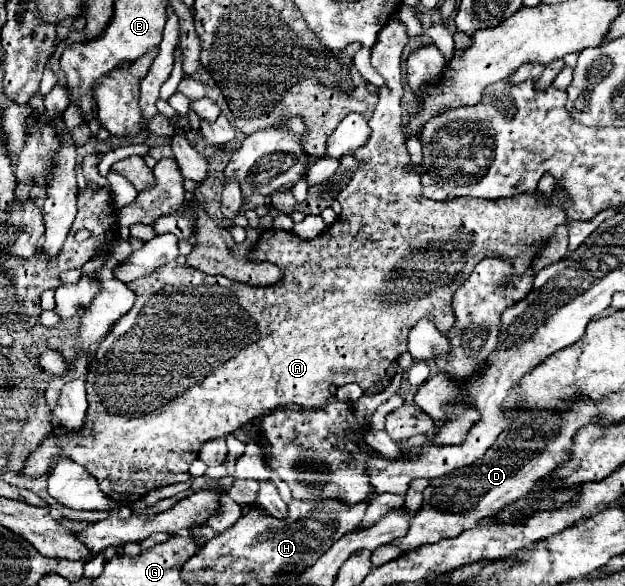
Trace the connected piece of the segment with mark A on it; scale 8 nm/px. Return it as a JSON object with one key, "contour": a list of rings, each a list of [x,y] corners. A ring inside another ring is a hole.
{"contour":[[[389,22],[383,32],[379,34],[379,44],[375,44],[375,48],[371,50],[371,64],[373,68],[385,78],[383,88],[379,90],[379,102],[377,108],[368,121],[371,126],[371,136],[367,140],[365,146],[357,148],[355,158],[361,162],[359,172],[355,172],[355,176],[351,178],[351,182],[347,184],[347,188],[343,192],[337,194],[339,204],[343,206],[341,210],[341,218],[337,218],[329,228],[325,228],[317,238],[313,240],[301,240],[299,236],[285,232],[285,230],[277,230],[277,228],[269,228],[253,246],[251,250],[251,262],[271,262],[271,264],[279,264],[279,268],[283,270],[283,278],[277,284],[271,286],[249,286],[249,284],[239,284],[233,282],[225,276],[207,276],[199,270],[189,268],[187,264],[179,264],[179,262],[169,262],[159,266],[155,272],[151,272],[149,276],[143,278],[135,278],[131,282],[127,282],[127,288],[131,288],[137,298],[133,308],[121,316],[115,326],[111,328],[111,332],[105,336],[105,340],[99,344],[95,356],[89,362],[89,372],[87,372],[87,416],[83,422],[83,428],[79,432],[67,432],[67,428],[57,426],[41,444],[37,450],[33,450],[27,460],[25,466],[19,470],[21,476],[27,478],[37,478],[41,474],[47,474],[53,470],[53,464],[59,456],[69,458],[77,464],[81,464],[99,484],[101,492],[119,502],[119,504],[133,504],[137,502],[137,498],[143,498],[147,492],[155,490],[155,488],[163,488],[175,482],[183,482],[189,478],[187,468],[189,464],[197,458],[199,446],[205,440],[213,440],[213,438],[225,438],[227,434],[239,430],[241,426],[245,426],[247,422],[265,416],[267,412],[273,412],[275,408],[281,408],[285,404],[297,404],[301,408],[313,408],[313,406],[321,406],[329,400],[331,392],[329,386],[345,386],[349,382],[359,384],[363,390],[371,388],[373,384],[377,384],[381,378],[386,375],[386,370],[391,366],[391,362],[395,362],[407,346],[407,334],[411,330],[411,326],[415,326],[417,320],[421,318],[429,318],[435,322],[439,332],[447,332],[447,328],[451,328],[451,324],[455,322],[455,316],[451,312],[451,298],[455,294],[457,282],[453,282],[449,276],[451,268],[445,268],[443,264],[457,264],[457,262],[469,262],[473,266],[473,262],[479,262],[483,258],[501,258],[501,260],[511,260],[515,264],[515,270],[525,272],[527,268],[531,268],[531,262],[535,258],[535,252],[539,252],[539,248],[547,242],[547,238],[551,238],[551,234],[555,232],[557,226],[561,224],[569,224],[561,204],[567,202],[567,198],[563,196],[563,192],[559,192],[559,188],[555,190],[555,196],[543,198],[537,192],[535,194],[527,194],[527,196],[515,196],[511,200],[469,200],[469,198],[447,198],[443,202],[433,202],[427,198],[421,198],[421,182],[419,182],[419,174],[413,170],[413,162],[411,156],[407,152],[405,146],[405,136],[401,130],[401,98],[403,98],[403,74],[401,74],[401,54],[403,54],[403,46],[409,42],[409,36],[405,32],[405,24],[401,22]],[[495,248],[501,248],[501,256],[493,254]]]}

